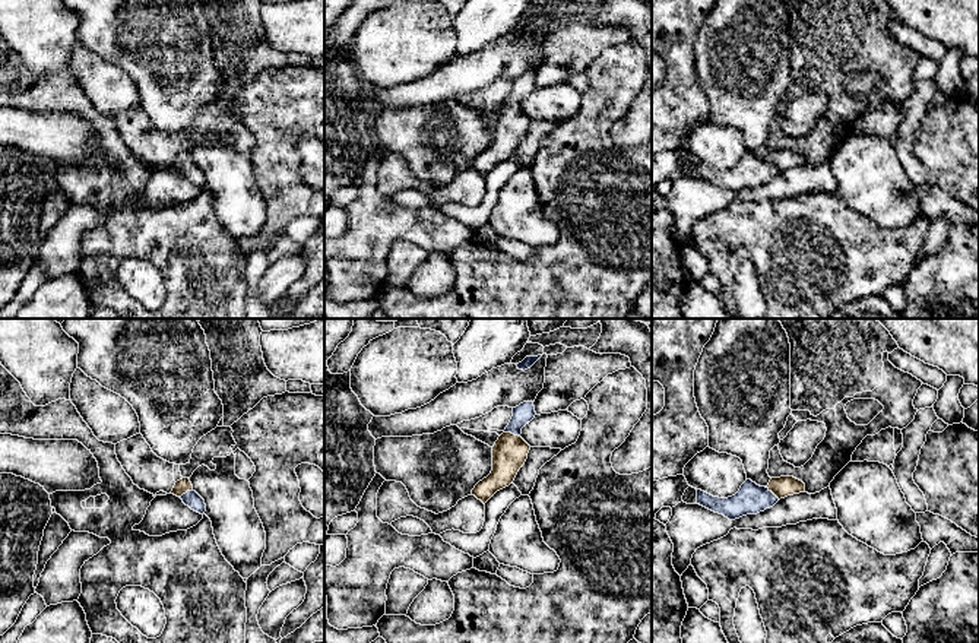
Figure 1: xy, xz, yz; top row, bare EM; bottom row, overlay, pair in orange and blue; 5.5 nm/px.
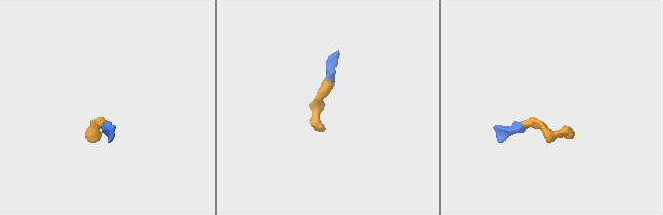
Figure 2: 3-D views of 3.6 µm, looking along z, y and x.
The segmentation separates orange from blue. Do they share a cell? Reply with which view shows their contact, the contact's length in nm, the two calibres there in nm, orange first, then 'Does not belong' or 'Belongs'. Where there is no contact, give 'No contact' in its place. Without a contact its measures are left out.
Touches orange in xz. Shared border 90 nm. Thickness 190 nm (orange) against 110 nm. Belongs

